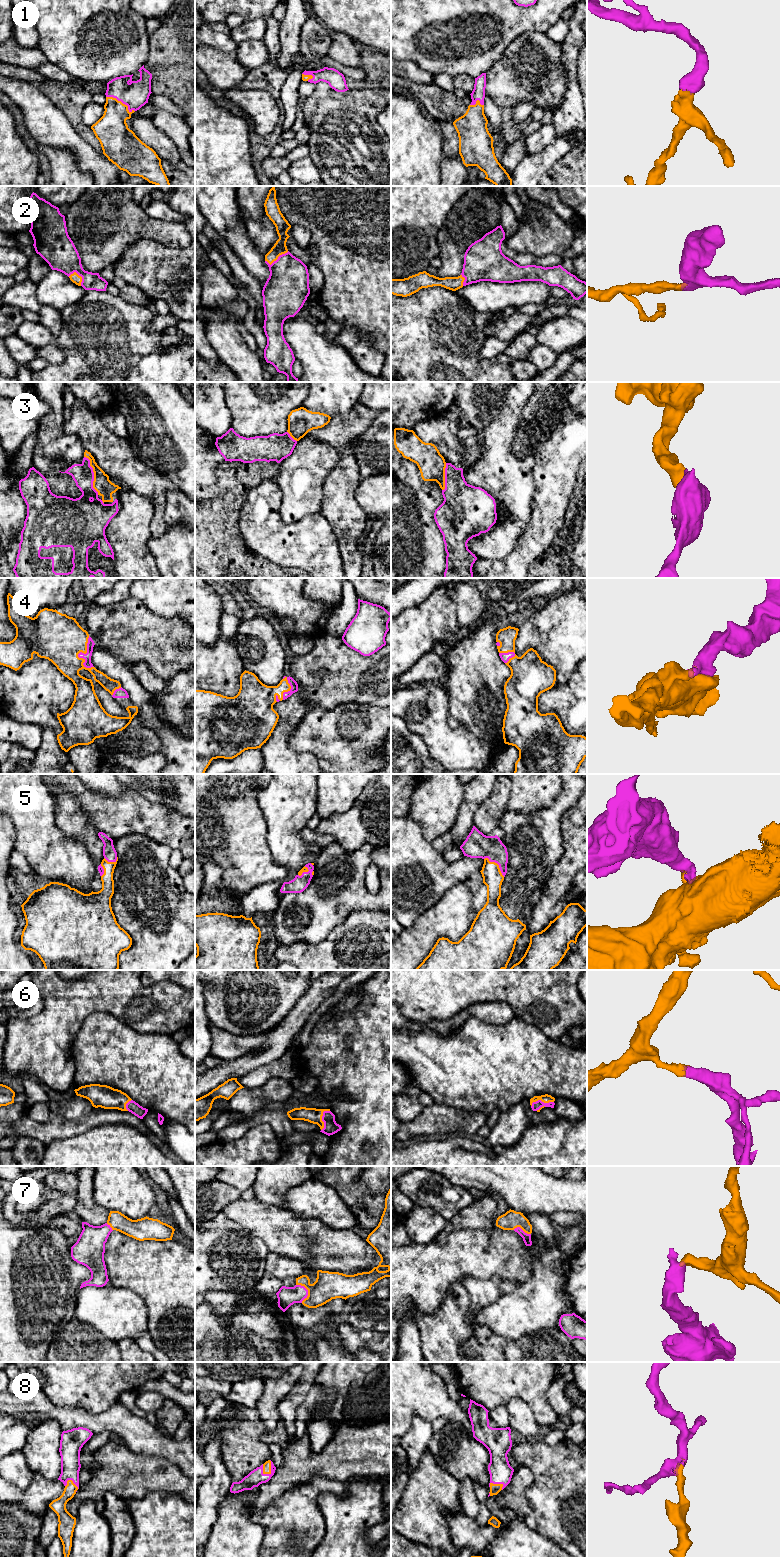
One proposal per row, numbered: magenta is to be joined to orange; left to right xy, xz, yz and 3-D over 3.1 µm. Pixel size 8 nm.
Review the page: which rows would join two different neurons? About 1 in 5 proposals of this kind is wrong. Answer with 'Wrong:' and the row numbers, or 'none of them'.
Wrong: none of them

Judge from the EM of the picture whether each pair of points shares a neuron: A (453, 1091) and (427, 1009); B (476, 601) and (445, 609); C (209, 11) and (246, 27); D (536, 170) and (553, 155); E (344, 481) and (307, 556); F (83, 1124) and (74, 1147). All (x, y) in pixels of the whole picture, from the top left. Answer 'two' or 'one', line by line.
A: two
B: two
C: two
D: one
E: two
F: two

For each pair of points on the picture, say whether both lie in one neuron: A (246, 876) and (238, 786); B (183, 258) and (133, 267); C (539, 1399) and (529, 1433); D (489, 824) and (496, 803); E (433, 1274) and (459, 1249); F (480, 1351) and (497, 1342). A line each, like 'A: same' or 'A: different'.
A: same
B: same
C: different
D: same
E: same
F: same

